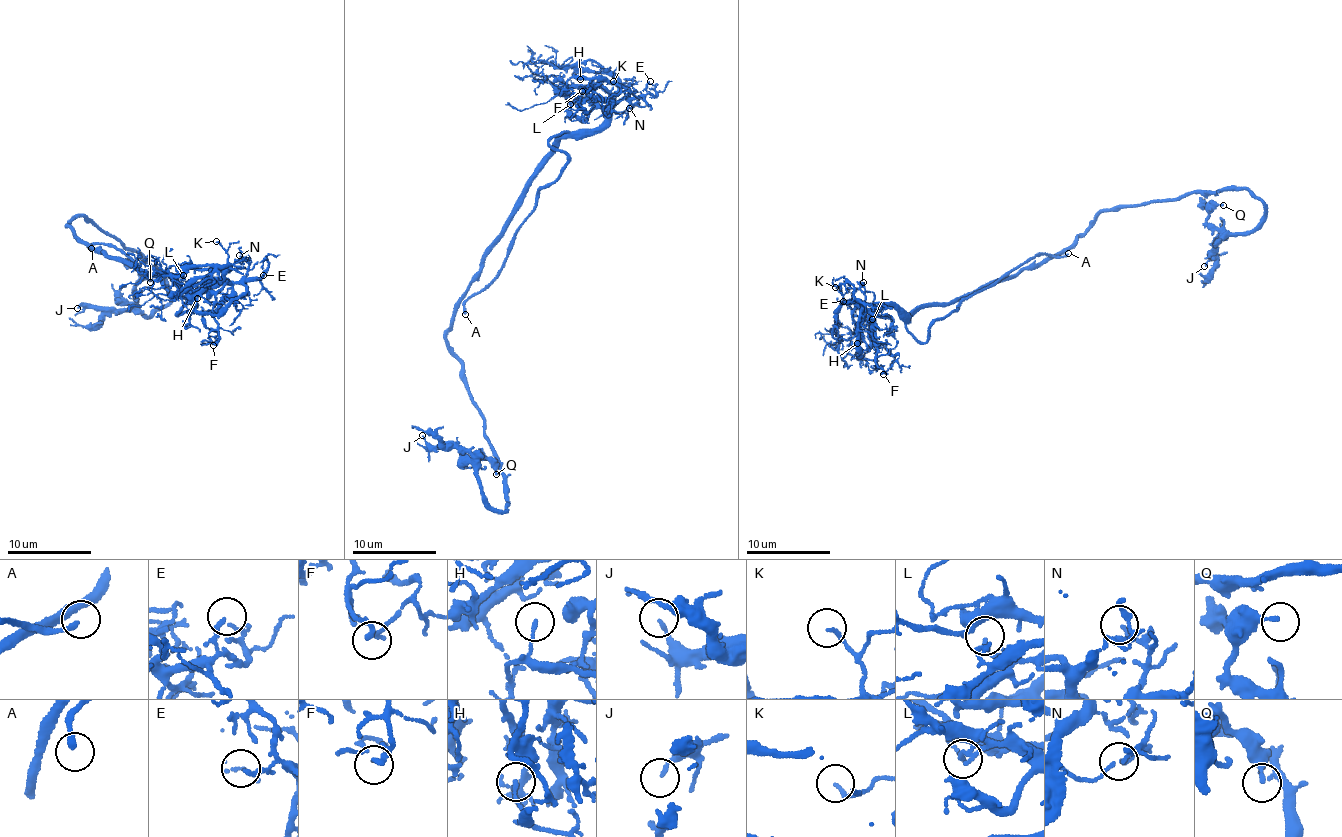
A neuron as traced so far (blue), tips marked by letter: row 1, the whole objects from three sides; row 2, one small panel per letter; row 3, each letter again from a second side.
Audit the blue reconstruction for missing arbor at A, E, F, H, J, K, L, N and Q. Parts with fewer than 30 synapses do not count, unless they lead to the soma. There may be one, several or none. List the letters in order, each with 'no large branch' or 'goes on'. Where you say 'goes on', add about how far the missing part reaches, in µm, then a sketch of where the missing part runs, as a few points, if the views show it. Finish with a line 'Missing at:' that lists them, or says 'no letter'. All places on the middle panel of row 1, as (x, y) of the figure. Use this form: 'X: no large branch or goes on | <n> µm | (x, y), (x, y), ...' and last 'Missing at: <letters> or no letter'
A: goes on | 40 µm | (465, 314), (462, 357), (488, 437), (481, 475), (486, 486), (483, 506), (497, 512), (527, 504), (544, 521)
E: no large branch
F: no large branch
H: no large branch
J: no large branch
K: no large branch
L: no large branch
N: no large branch
Q: no large branch
Missing at: A

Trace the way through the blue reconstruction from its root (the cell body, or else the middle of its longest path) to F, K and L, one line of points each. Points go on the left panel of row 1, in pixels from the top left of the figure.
F: (85, 241), (186, 290), (230, 285), (232, 294), (214, 317), (213, 345)
K: (85, 241), (153, 275), (161, 272), (186, 290), (223, 282), (228, 256), (216, 241)
L: (85, 241), (153, 275), (161, 272), (186, 290), (213, 288), (223, 282), (216, 277), (189, 282), (183, 275)

